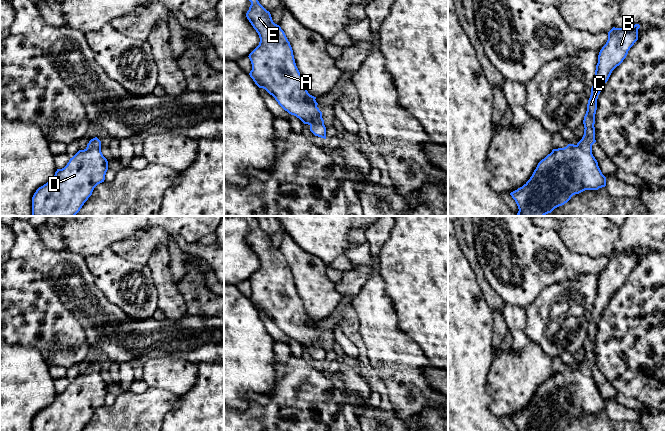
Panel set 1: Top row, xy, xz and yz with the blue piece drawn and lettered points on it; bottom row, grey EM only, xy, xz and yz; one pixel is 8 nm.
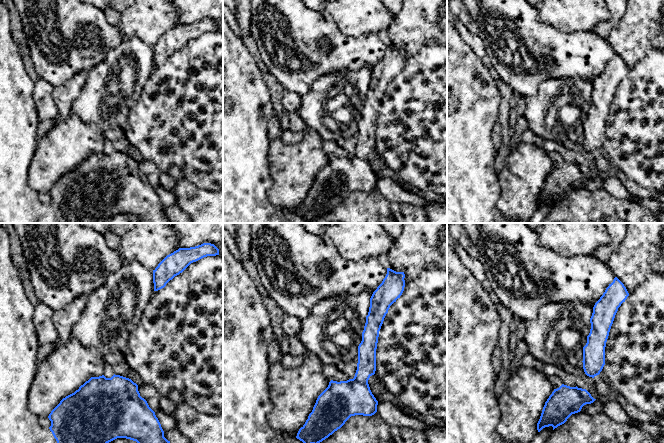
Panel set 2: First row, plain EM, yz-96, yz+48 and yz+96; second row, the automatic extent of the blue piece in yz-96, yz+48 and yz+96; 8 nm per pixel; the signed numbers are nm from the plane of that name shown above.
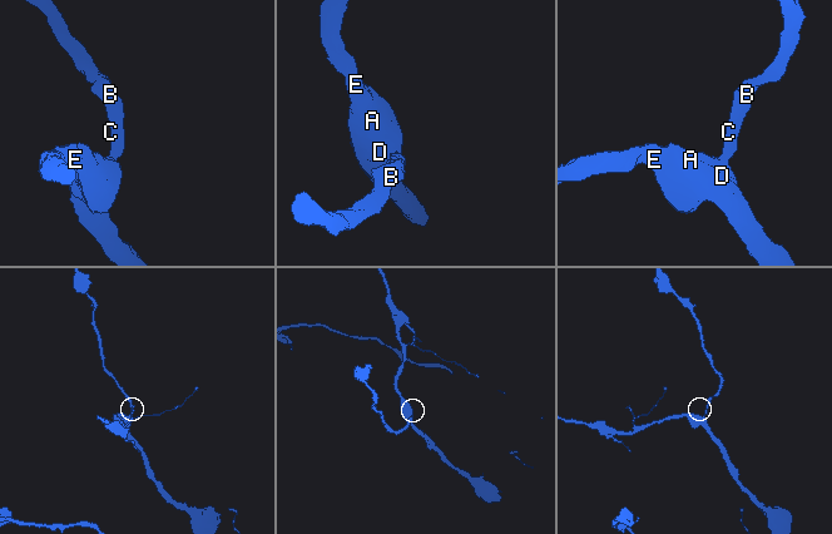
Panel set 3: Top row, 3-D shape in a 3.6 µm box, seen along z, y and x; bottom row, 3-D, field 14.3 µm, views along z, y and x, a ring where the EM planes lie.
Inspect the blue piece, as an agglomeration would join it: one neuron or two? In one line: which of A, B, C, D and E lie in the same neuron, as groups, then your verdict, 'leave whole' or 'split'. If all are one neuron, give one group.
A B C D E | leave whole

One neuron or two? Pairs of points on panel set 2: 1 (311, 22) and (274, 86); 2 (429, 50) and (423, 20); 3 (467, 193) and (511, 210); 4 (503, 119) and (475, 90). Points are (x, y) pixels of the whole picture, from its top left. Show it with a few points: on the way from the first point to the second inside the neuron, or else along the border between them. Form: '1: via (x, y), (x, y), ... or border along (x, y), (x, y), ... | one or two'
1: border along (268, 70), (285, 89) | two
2: border along (436, 41), (425, 42), (410, 57) | two
3: border along (498, 181), (499, 197), (496, 207), (501, 212) | two
4: border along (498, 90), (499, 113), (496, 121) | two

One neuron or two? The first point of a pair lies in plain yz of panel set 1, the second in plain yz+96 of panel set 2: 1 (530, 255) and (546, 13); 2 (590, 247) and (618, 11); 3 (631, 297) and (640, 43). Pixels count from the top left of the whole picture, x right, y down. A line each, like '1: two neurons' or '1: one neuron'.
1: two neurons
2: two neurons
3: two neurons

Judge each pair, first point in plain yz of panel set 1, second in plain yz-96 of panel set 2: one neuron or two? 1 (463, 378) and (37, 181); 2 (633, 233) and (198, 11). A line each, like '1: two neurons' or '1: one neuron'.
1: two neurons
2: one neuron

